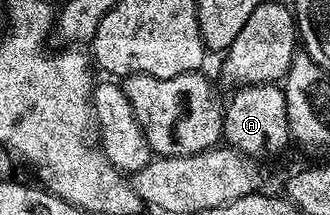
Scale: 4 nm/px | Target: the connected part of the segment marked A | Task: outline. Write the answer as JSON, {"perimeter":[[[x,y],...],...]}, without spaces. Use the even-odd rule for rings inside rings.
{"perimeter":[[[282,85],[240,86],[234,93],[223,111],[223,138],[226,145],[256,160],[277,157],[286,148],[287,142],[289,146],[292,141]]]}

